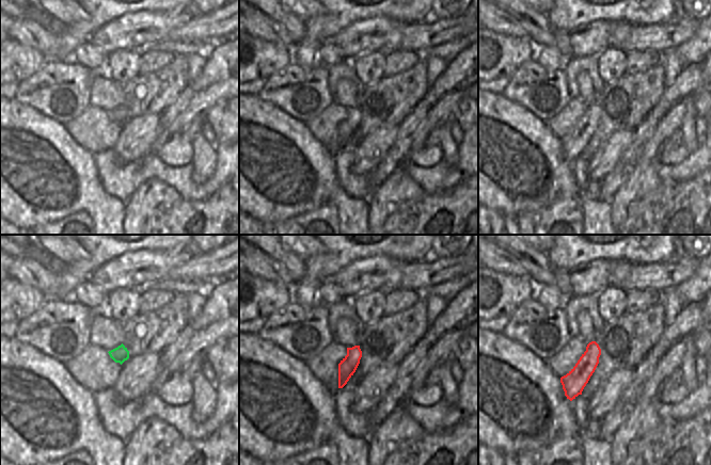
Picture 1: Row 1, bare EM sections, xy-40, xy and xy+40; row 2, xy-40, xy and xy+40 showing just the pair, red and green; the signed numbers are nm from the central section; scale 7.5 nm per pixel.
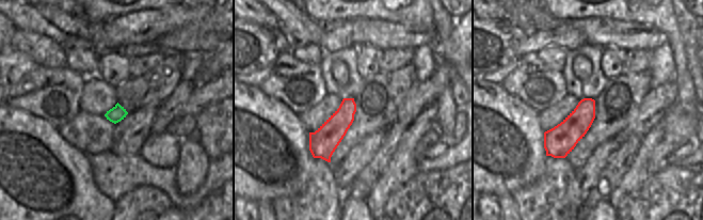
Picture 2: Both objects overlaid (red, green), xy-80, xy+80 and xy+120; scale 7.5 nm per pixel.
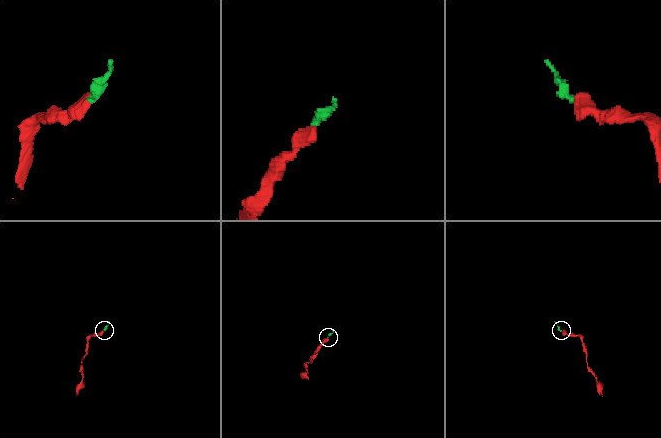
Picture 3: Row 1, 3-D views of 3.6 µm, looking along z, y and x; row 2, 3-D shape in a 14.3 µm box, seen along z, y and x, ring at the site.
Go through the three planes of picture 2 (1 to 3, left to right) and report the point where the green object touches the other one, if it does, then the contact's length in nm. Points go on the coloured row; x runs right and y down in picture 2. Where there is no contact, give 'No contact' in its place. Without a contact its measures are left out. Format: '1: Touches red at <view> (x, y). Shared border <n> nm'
1: No contact
2: No contact
3: No contact.

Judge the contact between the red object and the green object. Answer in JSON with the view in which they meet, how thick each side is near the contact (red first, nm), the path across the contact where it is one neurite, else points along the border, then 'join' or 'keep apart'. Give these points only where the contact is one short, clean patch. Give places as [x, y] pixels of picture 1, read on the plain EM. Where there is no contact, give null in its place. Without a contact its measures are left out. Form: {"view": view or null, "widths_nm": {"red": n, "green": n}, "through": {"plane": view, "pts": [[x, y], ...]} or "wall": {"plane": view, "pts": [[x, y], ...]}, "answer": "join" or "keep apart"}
{"view": null, "answer": "join"}

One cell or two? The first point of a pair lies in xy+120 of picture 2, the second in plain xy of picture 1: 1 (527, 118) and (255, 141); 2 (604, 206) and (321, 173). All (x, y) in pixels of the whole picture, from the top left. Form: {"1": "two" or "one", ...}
{"1": "one", "2": "one"}

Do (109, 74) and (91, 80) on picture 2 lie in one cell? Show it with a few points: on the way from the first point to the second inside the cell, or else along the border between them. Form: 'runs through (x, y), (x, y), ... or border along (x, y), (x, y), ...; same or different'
border along (97, 75), (116, 88); different

